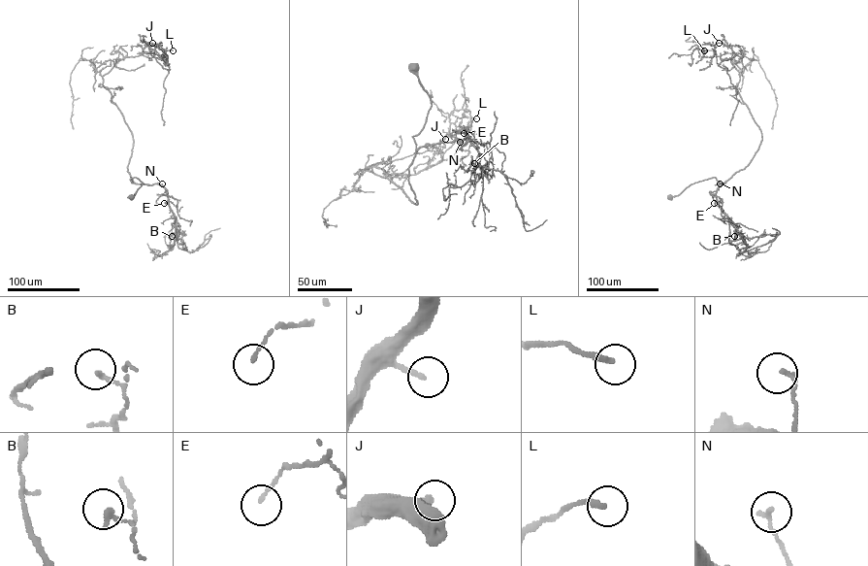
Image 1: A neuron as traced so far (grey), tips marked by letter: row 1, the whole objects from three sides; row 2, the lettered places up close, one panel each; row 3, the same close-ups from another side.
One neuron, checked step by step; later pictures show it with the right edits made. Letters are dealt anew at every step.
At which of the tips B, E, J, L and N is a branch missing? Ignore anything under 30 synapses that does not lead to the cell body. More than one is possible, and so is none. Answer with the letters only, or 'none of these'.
J, L

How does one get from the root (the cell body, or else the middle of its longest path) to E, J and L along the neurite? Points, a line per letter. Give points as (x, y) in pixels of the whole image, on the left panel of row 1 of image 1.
E: (130, 197), (143, 183), (135, 177), (130, 179), (132, 183), (158, 183), (163, 186), (167, 194), (164, 203)
J: (130, 197), (143, 183), (135, 177), (132, 183), (127, 172), (132, 133), (103, 76), (152, 43)
L: (130, 197), (143, 183), (127, 172), (132, 133), (103, 76), (148, 43), (161, 55), (173, 50)

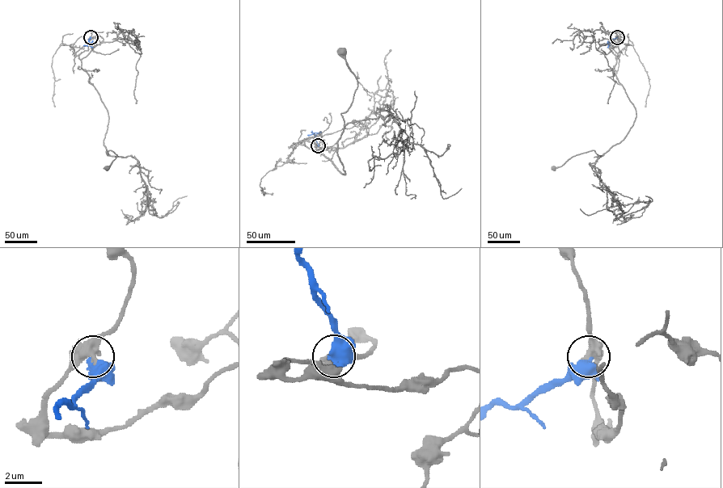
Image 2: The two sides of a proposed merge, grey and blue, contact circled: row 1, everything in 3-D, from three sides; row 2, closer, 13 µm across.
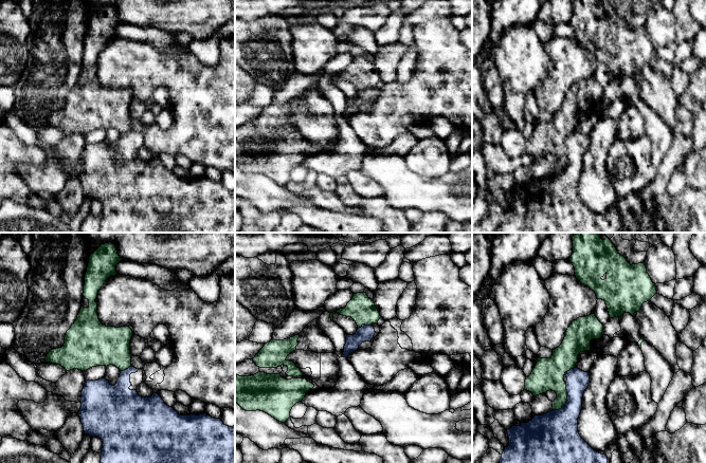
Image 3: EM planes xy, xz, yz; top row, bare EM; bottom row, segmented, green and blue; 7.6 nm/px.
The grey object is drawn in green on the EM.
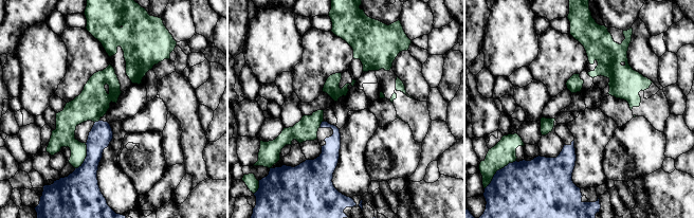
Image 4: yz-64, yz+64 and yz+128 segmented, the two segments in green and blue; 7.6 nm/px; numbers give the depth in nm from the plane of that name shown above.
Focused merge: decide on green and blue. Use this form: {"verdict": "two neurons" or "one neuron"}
{"verdict": "two neurons"}

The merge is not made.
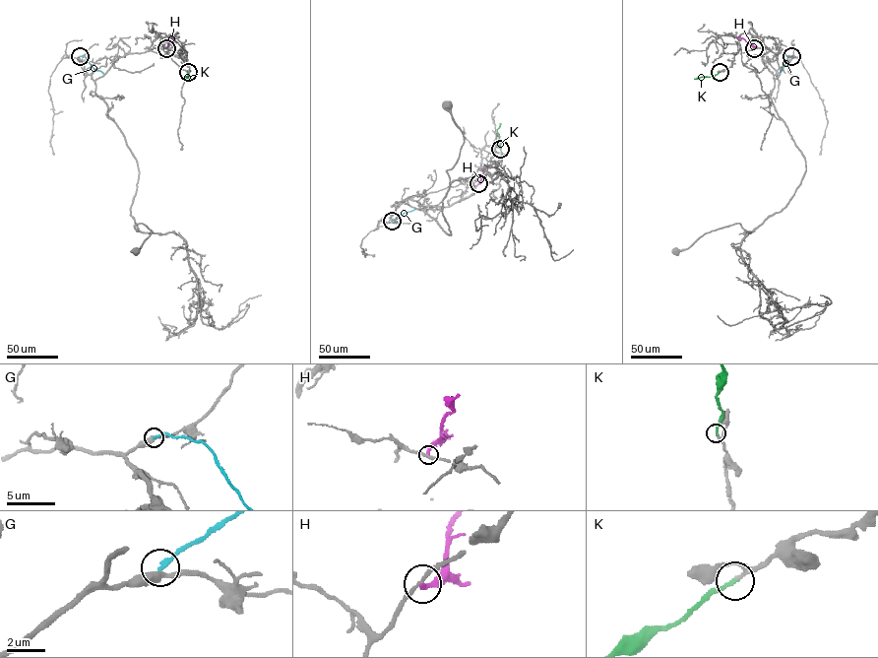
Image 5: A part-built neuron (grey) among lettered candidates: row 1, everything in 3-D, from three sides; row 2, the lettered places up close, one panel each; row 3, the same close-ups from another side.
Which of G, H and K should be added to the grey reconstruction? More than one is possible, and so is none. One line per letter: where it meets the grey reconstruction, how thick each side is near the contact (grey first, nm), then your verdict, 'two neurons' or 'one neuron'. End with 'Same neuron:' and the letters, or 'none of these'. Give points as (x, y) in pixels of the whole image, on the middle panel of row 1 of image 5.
G: meets grey at (392, 221); 380 nm thick on the grey side, 220 nm on the other; two neurons
H: meets grey at (478, 183); 190 nm thick on the grey side, 240 nm on the other; two neurons
K: meets grey at (500, 149); 150 nm thick on the grey side, 220 nm on the other; one neuron
Same neuron: K

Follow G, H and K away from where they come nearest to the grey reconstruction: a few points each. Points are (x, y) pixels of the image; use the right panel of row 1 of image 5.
G: (791, 56), (787, 57), (780, 74)
H: (754, 48), (742, 38), (736, 38)
K: (720, 72), (694, 79)

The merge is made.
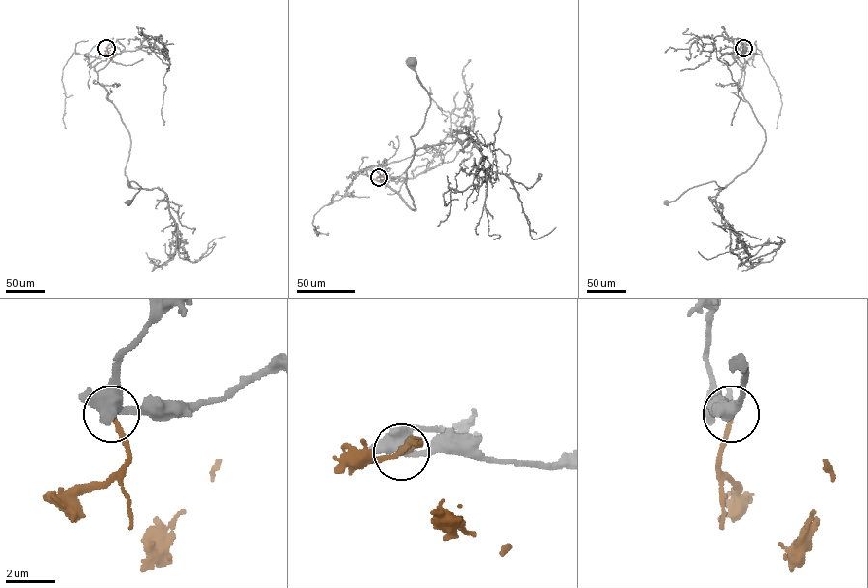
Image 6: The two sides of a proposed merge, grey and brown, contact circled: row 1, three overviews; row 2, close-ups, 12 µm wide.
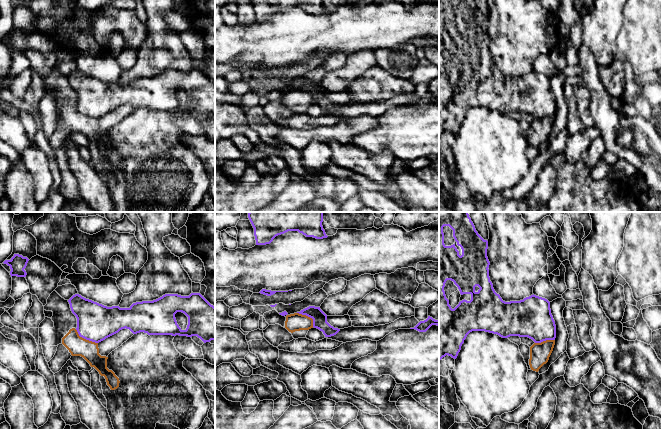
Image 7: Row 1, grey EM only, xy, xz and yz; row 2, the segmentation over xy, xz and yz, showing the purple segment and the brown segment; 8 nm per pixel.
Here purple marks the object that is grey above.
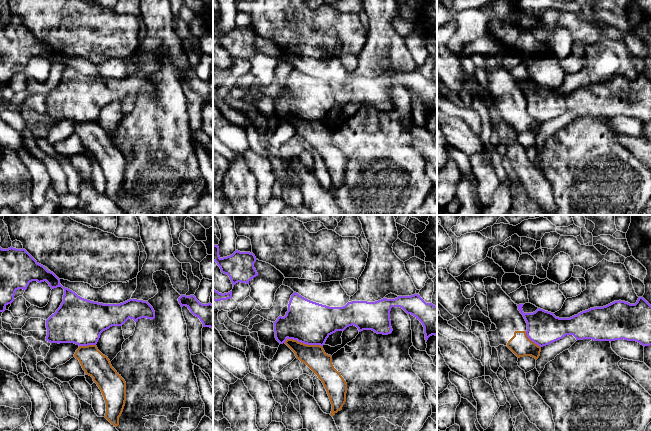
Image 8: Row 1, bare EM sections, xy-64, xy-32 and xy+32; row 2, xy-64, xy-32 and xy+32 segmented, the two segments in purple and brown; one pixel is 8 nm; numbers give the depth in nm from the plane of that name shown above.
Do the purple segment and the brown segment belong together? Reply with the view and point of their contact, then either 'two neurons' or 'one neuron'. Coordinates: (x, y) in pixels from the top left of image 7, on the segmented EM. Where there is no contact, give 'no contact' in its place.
xy (85, 338) | two neurons

